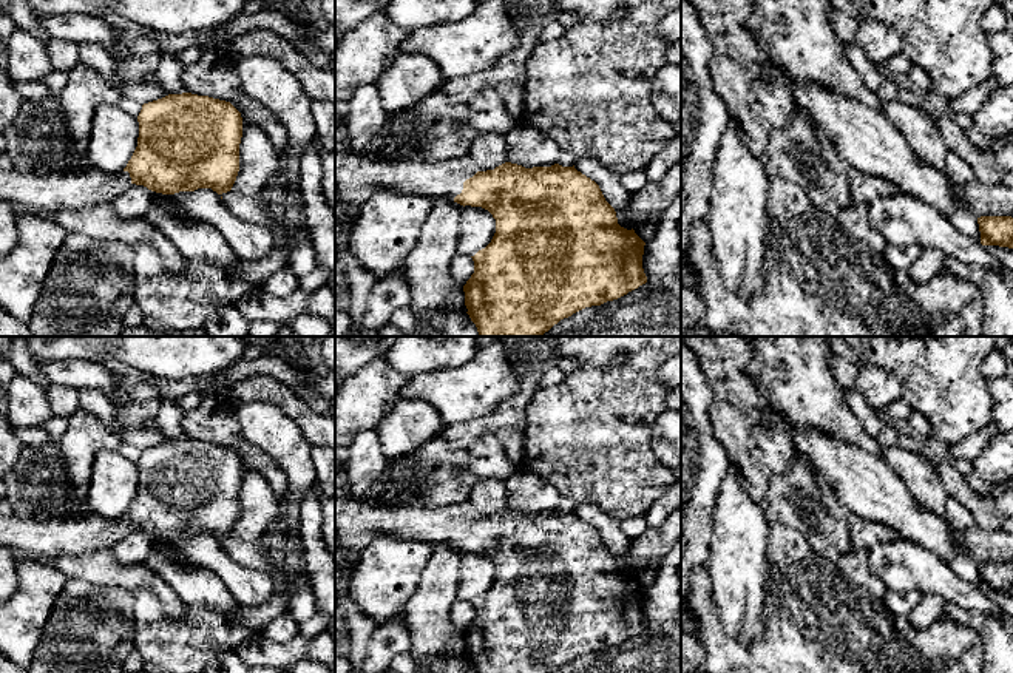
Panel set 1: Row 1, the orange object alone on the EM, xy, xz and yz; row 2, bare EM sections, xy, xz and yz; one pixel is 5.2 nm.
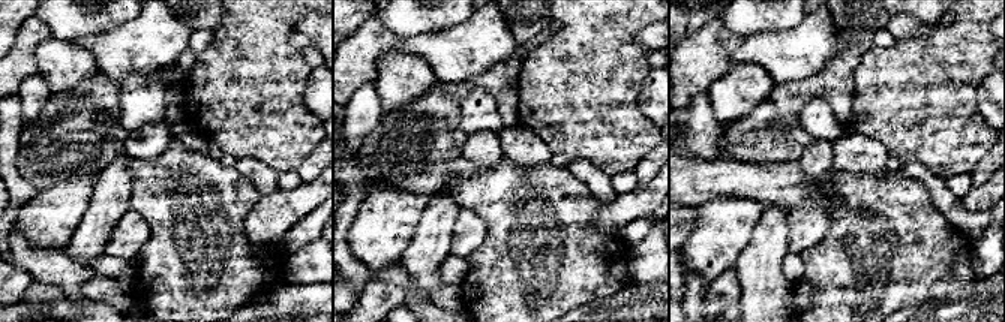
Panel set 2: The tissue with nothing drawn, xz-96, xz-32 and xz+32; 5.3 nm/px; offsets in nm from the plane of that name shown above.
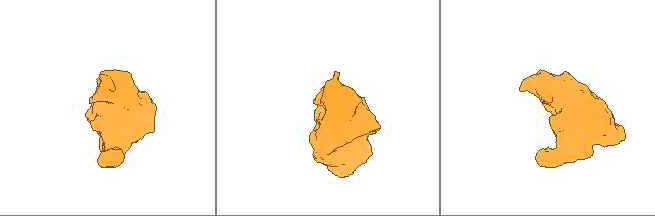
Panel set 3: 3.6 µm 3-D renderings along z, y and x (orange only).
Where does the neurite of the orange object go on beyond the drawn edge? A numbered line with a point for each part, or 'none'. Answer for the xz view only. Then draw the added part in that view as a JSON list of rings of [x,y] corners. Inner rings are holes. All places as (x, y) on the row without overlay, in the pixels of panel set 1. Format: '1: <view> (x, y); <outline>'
1: xz (357, 524); [[[355,497],[335,499],[335,542],[340,550],[363,550],[378,536],[395,536],[454,546],[463,528],[477,519],[468,503],[415,509],[408,505],[380,506]]]

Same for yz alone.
none

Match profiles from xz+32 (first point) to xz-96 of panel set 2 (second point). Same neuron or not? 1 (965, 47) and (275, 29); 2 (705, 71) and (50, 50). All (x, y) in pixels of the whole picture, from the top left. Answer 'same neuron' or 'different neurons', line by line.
1: same neuron
2: different neurons

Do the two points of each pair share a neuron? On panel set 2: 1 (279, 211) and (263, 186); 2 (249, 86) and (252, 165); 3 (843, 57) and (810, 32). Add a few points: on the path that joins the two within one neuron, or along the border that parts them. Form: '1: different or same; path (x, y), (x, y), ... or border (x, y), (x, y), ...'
1: different; border (276, 187), (261, 196)
2: different; border (237, 158), (260, 159), (278, 174)
3: different; border (833, 18), (842, 48), (813, 77)

